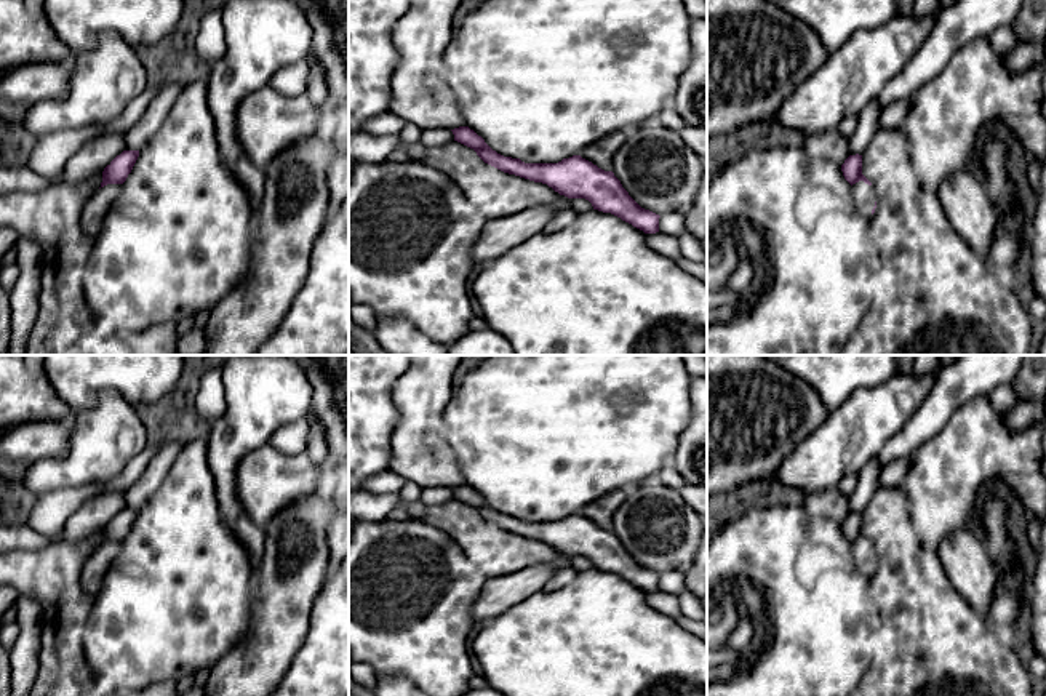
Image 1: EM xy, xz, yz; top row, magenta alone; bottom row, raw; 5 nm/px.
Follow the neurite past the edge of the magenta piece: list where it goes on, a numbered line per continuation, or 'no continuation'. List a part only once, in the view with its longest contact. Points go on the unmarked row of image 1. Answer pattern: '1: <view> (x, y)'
1: xy (103, 559)

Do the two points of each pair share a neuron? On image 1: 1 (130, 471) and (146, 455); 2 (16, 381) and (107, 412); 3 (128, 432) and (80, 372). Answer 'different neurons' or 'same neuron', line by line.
1: same neuron
2: different neurons
3: different neurons

